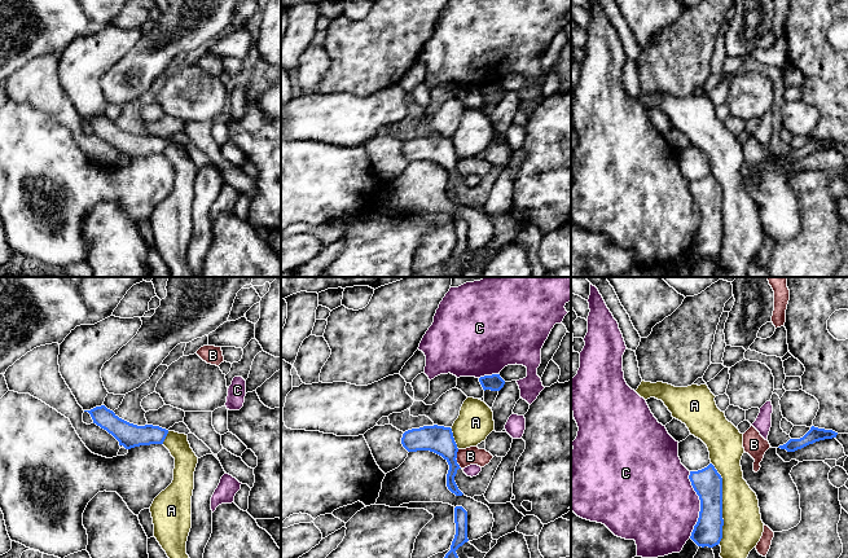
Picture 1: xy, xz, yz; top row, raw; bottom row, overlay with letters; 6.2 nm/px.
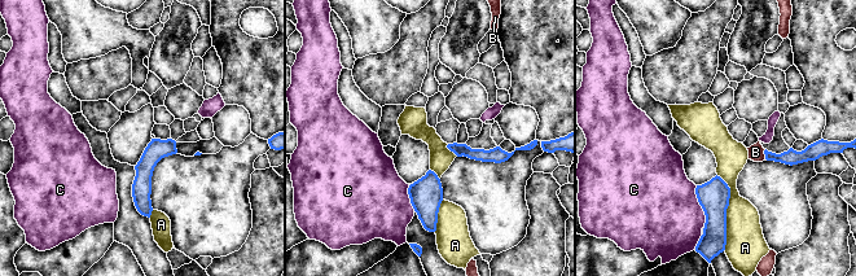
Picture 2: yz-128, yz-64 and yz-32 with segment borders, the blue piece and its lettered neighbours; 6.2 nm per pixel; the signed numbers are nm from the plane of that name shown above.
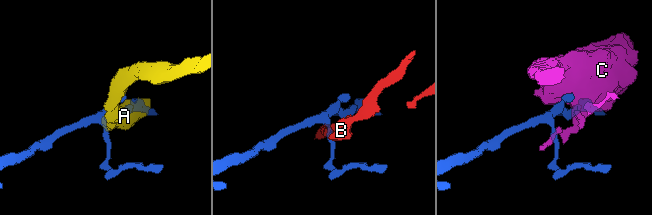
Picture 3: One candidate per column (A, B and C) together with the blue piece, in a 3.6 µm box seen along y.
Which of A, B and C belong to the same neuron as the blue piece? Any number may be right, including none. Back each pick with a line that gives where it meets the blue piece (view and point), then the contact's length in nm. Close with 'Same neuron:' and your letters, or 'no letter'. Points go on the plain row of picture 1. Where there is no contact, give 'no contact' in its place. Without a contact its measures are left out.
Same neuron: no letter

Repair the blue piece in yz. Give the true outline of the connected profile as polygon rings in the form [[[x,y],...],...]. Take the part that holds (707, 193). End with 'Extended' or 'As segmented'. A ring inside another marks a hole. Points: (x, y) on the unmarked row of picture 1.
[[[712,173],[690,181],[689,189],[700,210],[700,221],[690,249],[698,256],[713,258],[722,249],[722,188]]]. As segmented

